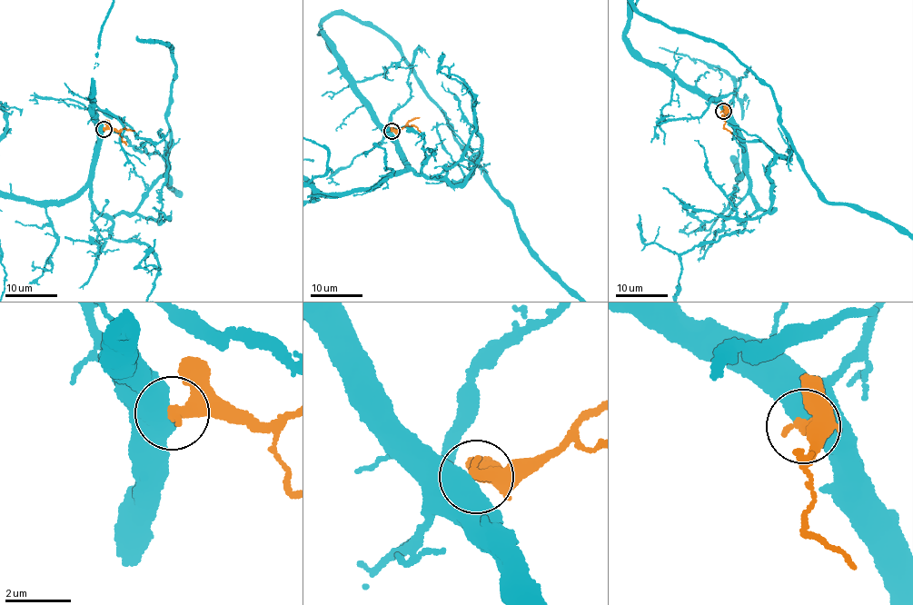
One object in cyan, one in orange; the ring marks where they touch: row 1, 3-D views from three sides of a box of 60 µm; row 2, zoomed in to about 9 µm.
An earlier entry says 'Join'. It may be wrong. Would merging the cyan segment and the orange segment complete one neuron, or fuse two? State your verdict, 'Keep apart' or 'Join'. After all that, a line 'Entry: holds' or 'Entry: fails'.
Keep apart
Entry: fails

